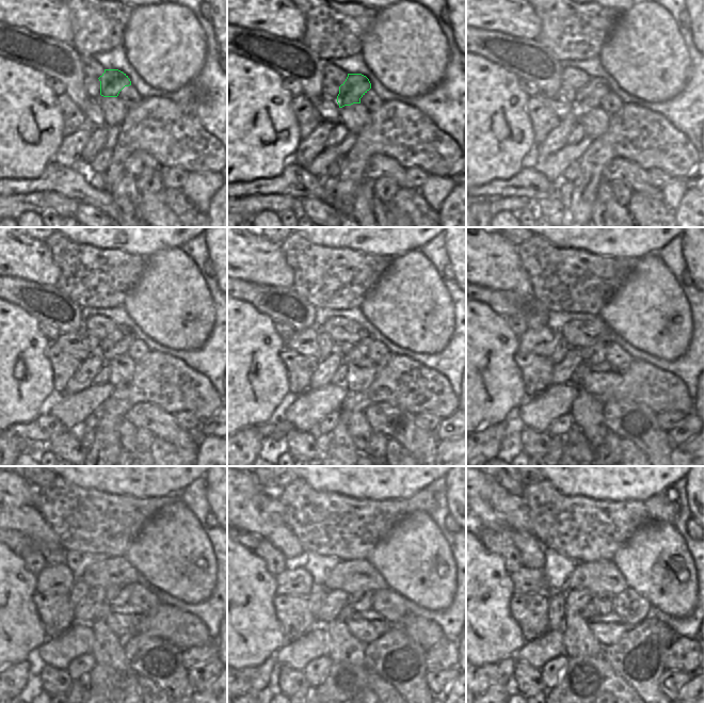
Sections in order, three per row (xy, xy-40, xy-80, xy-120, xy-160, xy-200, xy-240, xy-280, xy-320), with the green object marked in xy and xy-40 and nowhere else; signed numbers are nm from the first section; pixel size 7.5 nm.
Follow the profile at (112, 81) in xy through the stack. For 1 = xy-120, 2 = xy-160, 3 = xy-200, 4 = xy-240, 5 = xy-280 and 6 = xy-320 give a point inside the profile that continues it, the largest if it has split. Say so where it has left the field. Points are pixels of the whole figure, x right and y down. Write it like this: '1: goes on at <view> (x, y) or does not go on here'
1: goes on at xy-120 (117, 344)
2: goes on at xy-160 (350, 352)
3: goes on at xy-200 (592, 355)
4: goes on at xy-240 (115, 595)
5: goes on at xy-280 (362, 601)
6: goes on at xy-320 (605, 602)

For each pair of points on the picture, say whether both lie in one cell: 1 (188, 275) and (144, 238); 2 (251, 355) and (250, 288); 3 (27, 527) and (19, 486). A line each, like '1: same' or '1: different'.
1: different
2: different
3: same

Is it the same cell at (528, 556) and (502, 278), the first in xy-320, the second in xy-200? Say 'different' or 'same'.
same

